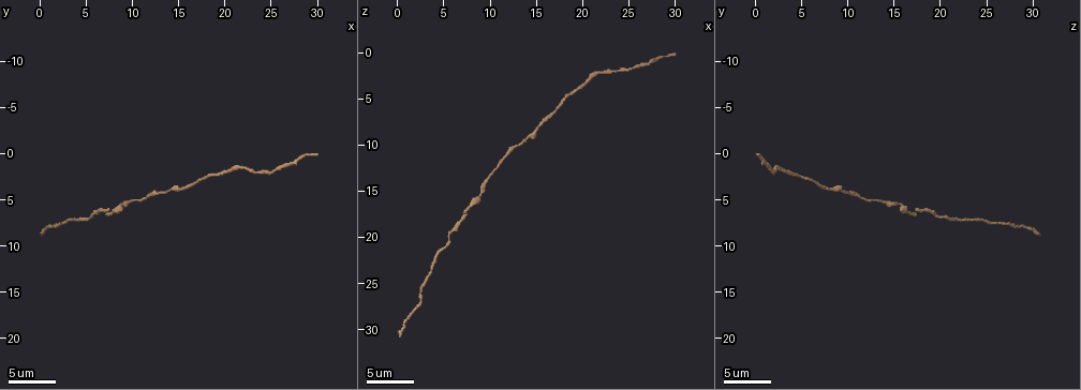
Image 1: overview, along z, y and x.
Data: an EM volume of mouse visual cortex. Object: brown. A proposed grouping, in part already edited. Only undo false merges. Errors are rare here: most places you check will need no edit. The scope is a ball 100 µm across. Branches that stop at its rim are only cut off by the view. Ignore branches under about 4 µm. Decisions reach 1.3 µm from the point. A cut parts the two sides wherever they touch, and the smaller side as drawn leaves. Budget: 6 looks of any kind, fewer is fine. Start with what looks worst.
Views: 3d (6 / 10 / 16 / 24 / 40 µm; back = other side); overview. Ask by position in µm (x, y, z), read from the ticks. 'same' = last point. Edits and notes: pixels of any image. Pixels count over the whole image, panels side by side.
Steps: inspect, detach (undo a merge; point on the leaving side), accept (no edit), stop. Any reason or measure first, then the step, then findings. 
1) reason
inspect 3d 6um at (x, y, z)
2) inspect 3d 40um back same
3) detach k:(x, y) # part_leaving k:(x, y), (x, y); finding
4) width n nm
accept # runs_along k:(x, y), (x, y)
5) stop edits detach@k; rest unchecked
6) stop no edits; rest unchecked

inspect 3d 6um at (11.2, 5.0, 11.6)

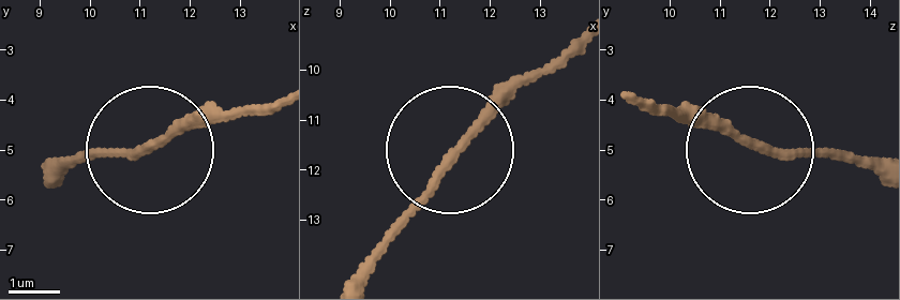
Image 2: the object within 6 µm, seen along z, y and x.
accept # runs_along 2:(153, 143), (68, 155); continuous, no second neuron

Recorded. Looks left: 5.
a narrow waist
inspect 3d 16um at (23.6, 2.2, 2.2)

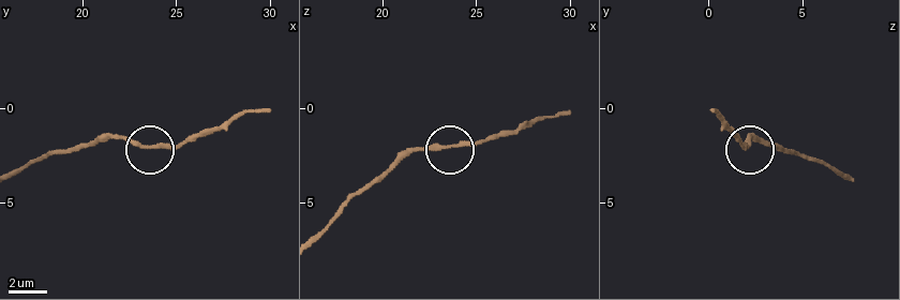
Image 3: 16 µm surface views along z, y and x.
accept # runs_along 3:(319, 230), (353, 197), (415, 151), (495, 139); continuous, no second neuron

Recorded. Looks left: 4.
thin neck
inspect 3d 16um at (15.2, 3.8, 8.2)

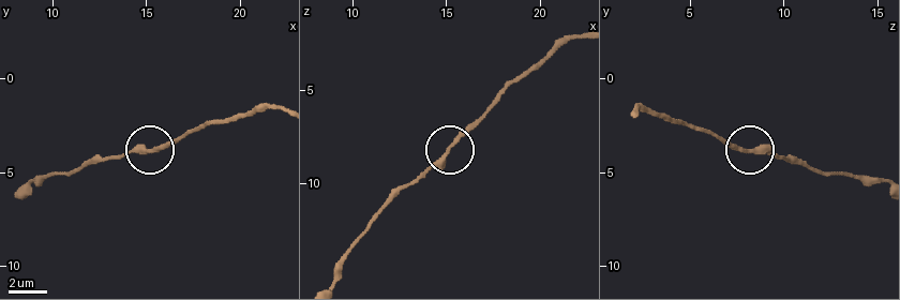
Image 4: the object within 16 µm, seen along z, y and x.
inspect 3d 6um at (15.2, 3.8, 8.0)

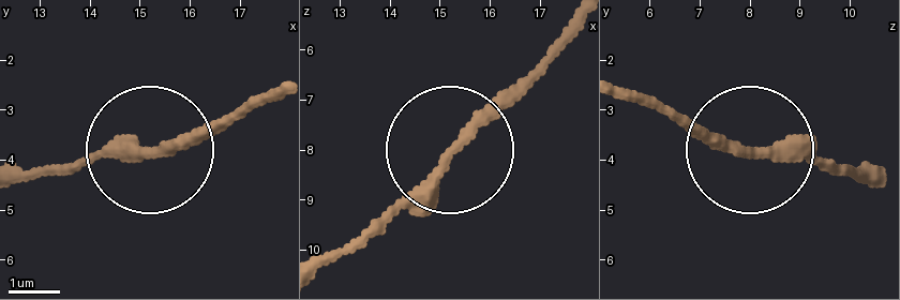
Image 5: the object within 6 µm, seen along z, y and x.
accept # runs_along 5:(876, 177), (728, 151), (642, 101); one neuron here

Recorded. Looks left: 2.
stop no edits; rest unchecked

